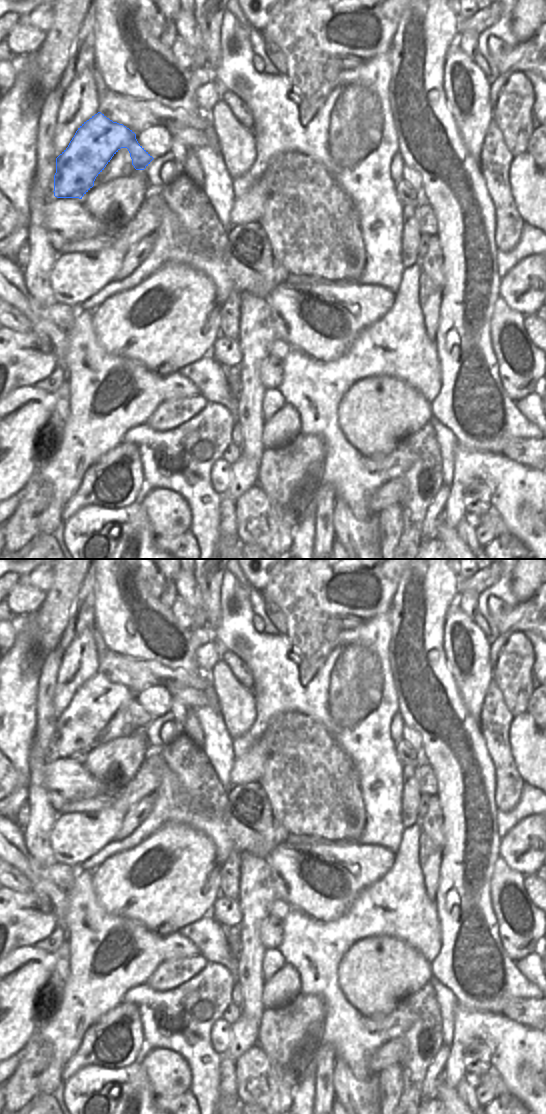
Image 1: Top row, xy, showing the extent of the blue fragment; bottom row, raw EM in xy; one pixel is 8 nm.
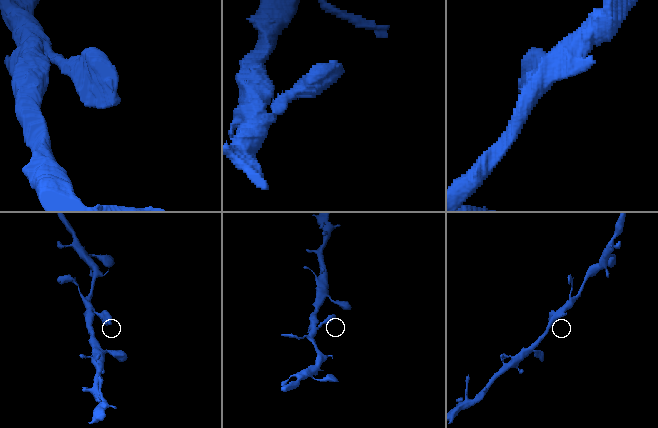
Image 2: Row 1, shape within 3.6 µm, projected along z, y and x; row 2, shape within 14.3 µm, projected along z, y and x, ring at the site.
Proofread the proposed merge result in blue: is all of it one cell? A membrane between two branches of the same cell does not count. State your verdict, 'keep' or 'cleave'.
keep

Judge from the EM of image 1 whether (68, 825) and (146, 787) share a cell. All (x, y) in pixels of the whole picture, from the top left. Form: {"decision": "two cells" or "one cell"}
{"decision": "one cell"}

